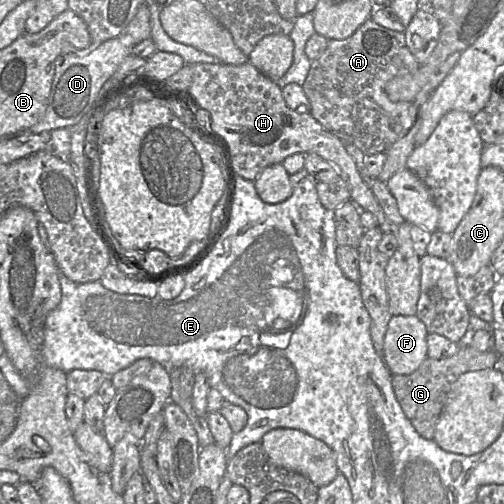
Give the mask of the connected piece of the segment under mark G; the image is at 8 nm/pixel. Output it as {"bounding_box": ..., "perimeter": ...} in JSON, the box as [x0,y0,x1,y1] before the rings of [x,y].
{"bounding_box":[392,345,498,440],"perimeter":[[[461,345],[458,352],[451,357],[444,359],[427,357],[413,373],[409,375],[393,375],[392,386],[395,397],[417,433],[426,440],[434,440],[437,422],[455,380],[469,371],[494,368],[498,361],[498,356],[495,350],[482,352],[471,345]]]}

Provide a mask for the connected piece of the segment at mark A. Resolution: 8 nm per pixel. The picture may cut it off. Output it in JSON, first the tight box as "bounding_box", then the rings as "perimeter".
{"bounding_box":[302,18,420,156],"perimeter":[[[368,18],[349,38],[329,40],[324,53],[312,61],[302,85],[311,105],[310,114],[344,144],[355,145],[366,156],[386,152],[406,134],[413,119],[409,114],[411,102],[392,102],[387,96],[385,86],[396,76],[416,73],[419,67],[420,64],[406,45],[405,33],[387,29]]]}

